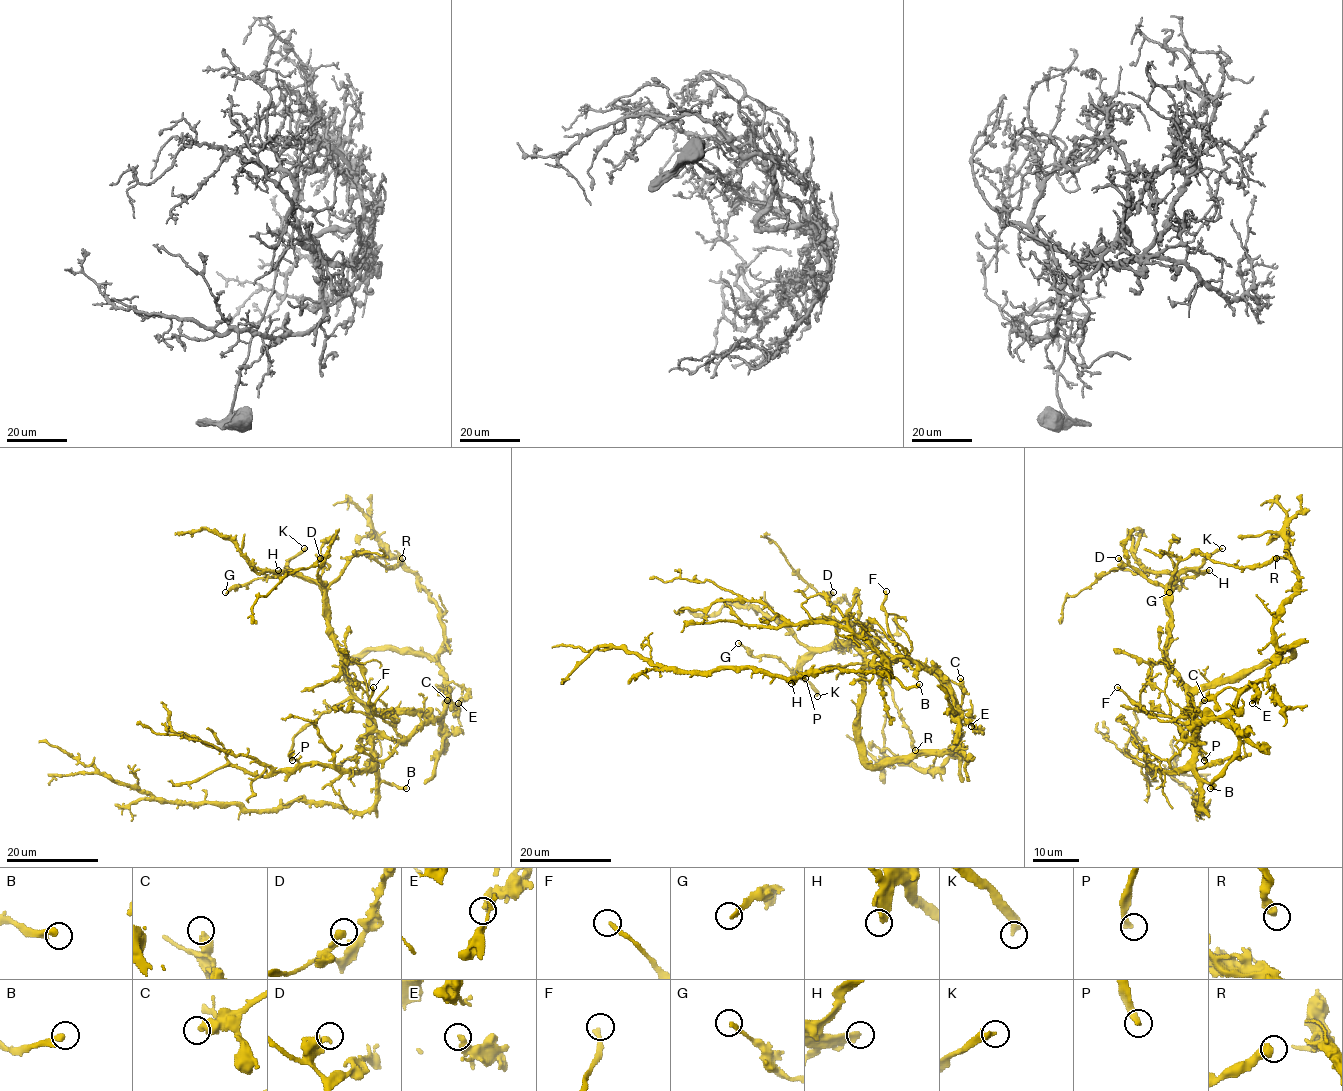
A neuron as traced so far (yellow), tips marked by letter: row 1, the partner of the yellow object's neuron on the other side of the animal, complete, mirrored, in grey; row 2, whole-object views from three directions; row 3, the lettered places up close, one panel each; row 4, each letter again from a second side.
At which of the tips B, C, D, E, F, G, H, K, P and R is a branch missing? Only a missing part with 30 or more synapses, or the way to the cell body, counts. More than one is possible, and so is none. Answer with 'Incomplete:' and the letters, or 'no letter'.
Incomplete: H, K, P

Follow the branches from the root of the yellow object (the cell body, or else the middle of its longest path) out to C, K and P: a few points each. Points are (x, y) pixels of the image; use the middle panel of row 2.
C: (887, 669), (882, 668), (899, 661), (924, 664), (952, 691), (959, 712), (962, 700), (960, 678)
K: (887, 669), (870, 663), (854, 641), (818, 649), (801, 670), (801, 676), (817, 696)
P: (887, 669), (867, 663), (826, 666), (814, 672), (806, 672), (803, 676), (805, 678)

